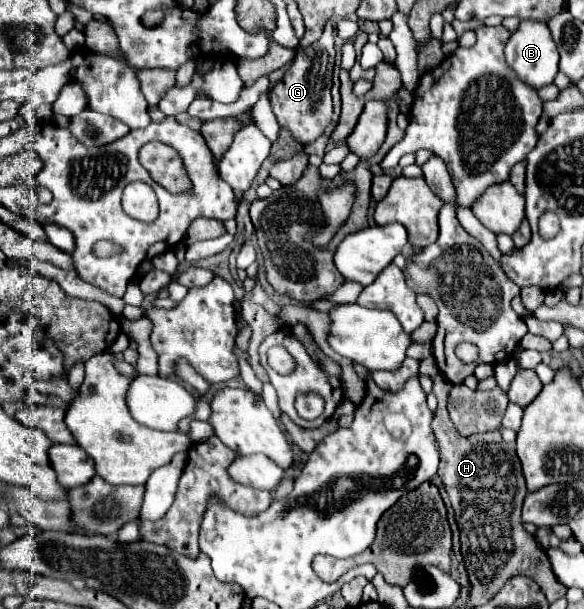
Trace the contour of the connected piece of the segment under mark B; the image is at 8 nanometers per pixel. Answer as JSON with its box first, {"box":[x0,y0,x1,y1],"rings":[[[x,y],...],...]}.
{"box":[504,20,558,88],"rings":[[[524,20],[520,22],[518,30],[512,34],[504,48],[504,54],[508,66],[532,88],[542,88],[554,82],[554,76],[558,72],[558,48],[552,40],[552,34],[548,30],[548,22],[538,20]]]}

